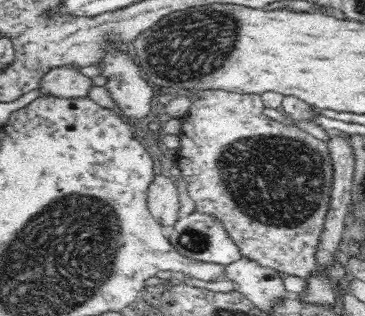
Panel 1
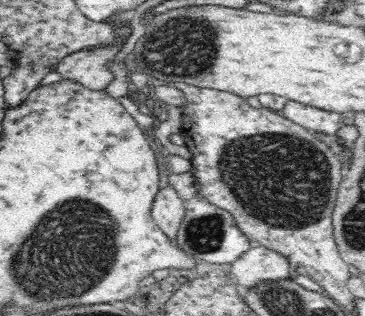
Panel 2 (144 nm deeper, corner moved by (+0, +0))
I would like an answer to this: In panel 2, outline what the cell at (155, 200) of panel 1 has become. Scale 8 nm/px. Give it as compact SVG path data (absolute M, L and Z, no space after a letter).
M172 184L162 186L152 202L152 218L158 224L158 228L162 228L174 240L184 216L186 216L186 200L182 200L182 196Z

